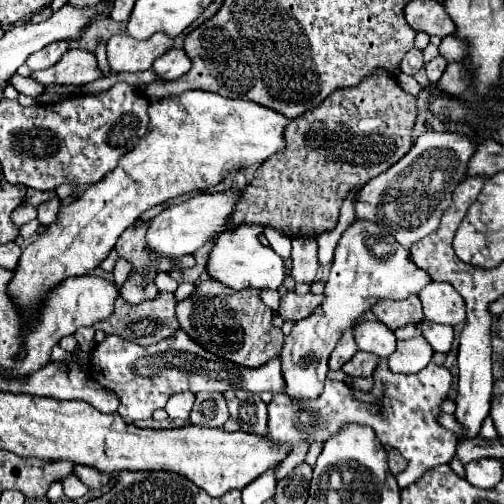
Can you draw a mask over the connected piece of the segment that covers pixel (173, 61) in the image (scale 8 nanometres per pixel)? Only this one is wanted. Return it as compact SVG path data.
M171 49L165 55L161 55L159 59L155 59L153 69L159 77L173 81L183 77L189 69L191 69L191 59L185 55L185 51L181 49Z

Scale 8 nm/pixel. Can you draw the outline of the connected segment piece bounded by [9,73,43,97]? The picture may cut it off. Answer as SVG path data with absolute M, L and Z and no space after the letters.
M15 73L13 77L11 77L11 81L9 81L19 93L23 93L23 95L31 95L31 97L39 97L41 93L43 93L43 85L41 83L37 83L37 81L33 81L33 79L27 79L27 77L21 77L19 73Z

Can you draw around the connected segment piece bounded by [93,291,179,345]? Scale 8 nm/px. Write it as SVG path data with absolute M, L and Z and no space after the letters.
M161 291L153 301L143 301L139 305L129 305L119 297L119 311L113 311L111 317L107 317L105 321L93 327L103 329L107 335L119 335L127 341L135 341L137 345L153 345L161 339L171 337L179 329L179 323L175 317L175 305L177 305L175 295L165 293L165 291Z

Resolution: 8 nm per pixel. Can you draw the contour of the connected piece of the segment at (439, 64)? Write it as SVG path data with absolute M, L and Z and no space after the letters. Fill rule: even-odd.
M435 57L431 63L427 63L425 65L425 71L427 71L427 77L429 77L429 83L437 83L439 81L439 77L443 75L443 71L445 71L445 65L447 65L447 61L443 59L443 57Z

